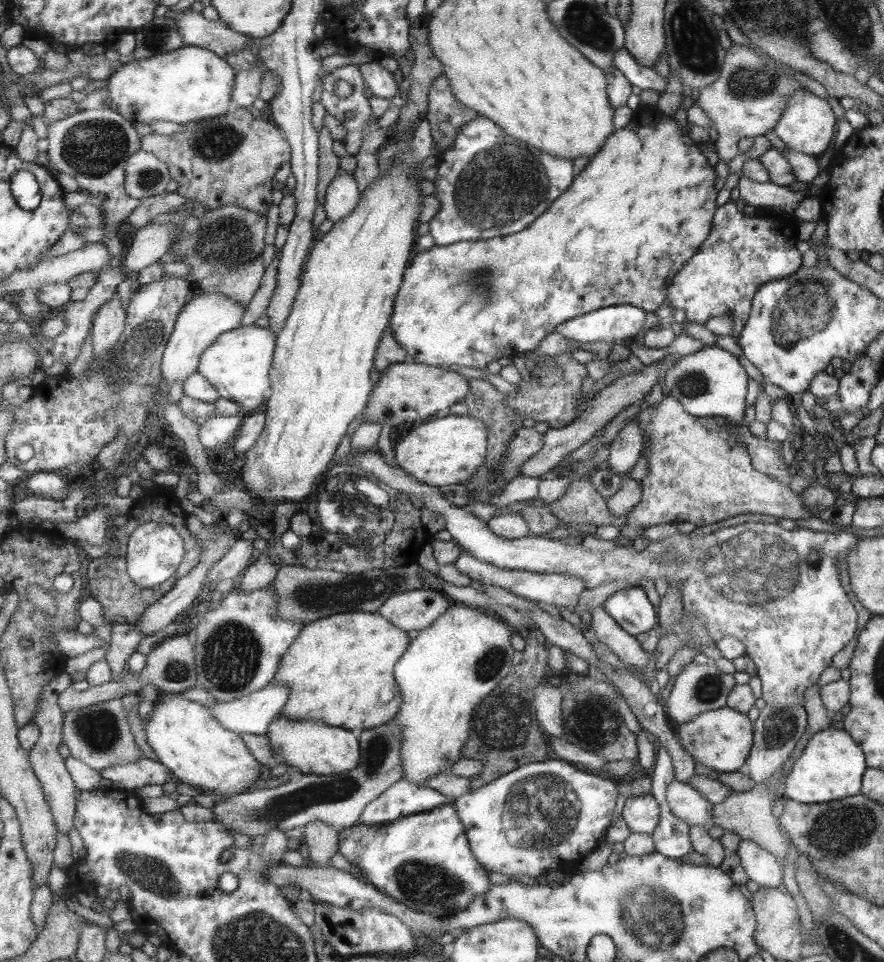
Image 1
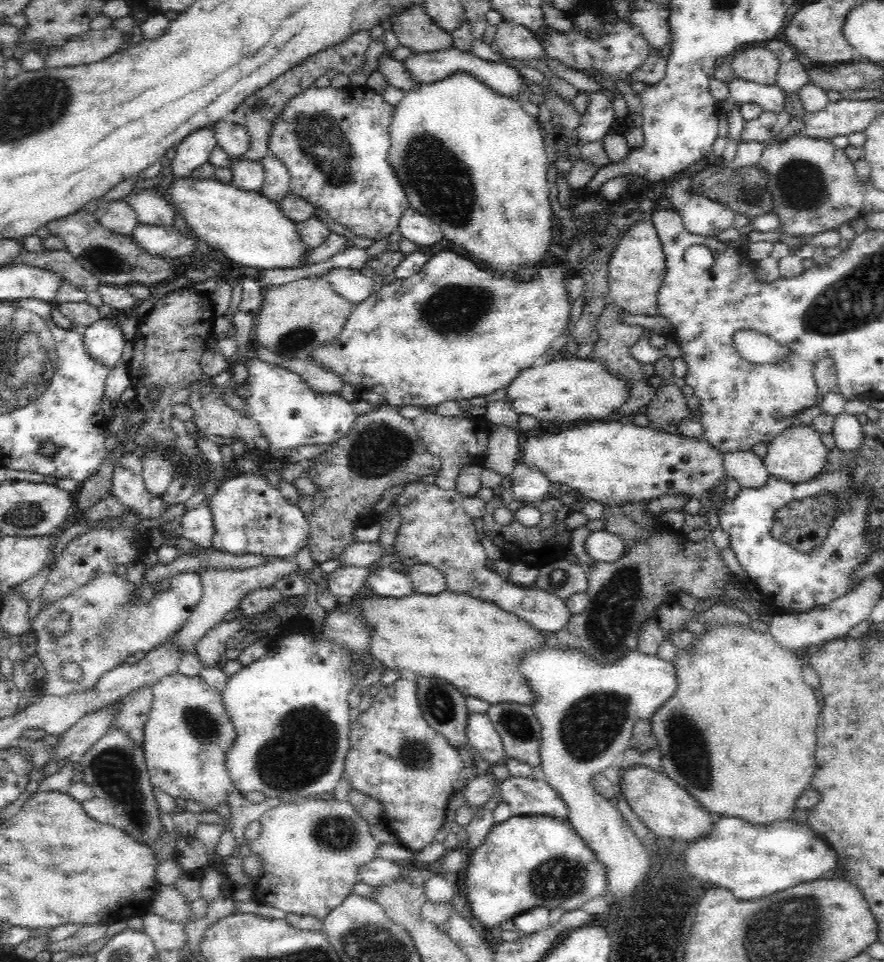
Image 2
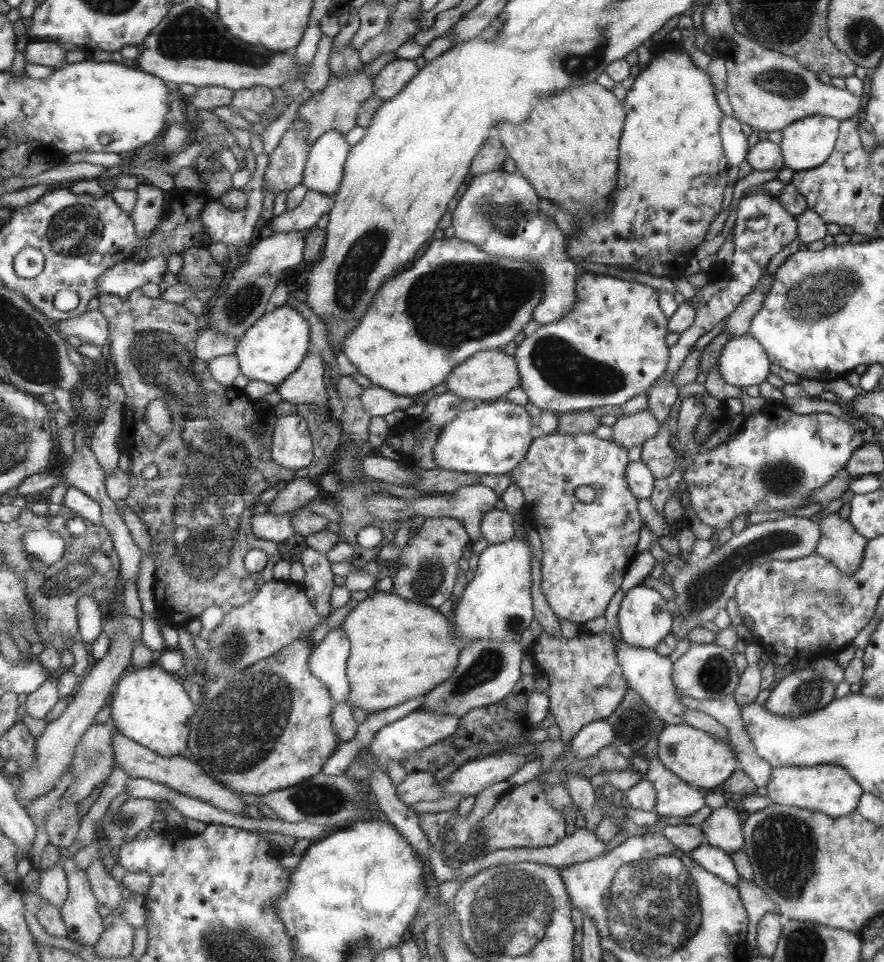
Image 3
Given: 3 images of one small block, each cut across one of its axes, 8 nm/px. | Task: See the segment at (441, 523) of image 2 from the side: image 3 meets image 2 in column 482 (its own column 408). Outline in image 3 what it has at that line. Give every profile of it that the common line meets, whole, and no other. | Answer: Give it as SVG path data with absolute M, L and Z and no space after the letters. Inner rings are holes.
M428 518L418 529L417 535L410 541L410 547L404 547L402 555L396 560L394 590L396 595L412 602L422 603L438 609L450 596L454 580L458 574L458 558L468 544L468 531L462 521L454 518Z

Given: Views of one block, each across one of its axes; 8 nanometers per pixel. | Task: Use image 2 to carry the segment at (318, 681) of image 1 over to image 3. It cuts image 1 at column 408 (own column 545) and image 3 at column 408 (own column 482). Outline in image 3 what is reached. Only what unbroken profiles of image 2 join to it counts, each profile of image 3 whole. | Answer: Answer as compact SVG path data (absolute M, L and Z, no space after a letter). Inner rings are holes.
M376 592L357 603L348 613L341 629L350 641L347 658L347 677L350 690L345 702L352 708L378 712L401 705L413 698L425 696L432 689L453 676L460 660L460 642L452 638L452 624L438 609L412 602L394 592Z

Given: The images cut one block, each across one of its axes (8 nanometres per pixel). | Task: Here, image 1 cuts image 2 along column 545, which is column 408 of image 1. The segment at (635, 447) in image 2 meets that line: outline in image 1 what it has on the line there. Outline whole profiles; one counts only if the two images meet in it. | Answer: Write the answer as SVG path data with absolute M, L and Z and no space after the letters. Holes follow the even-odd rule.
M450 414L414 426L395 447L397 465L414 480L430 486L462 483L474 475L488 457L489 430L482 419Z

